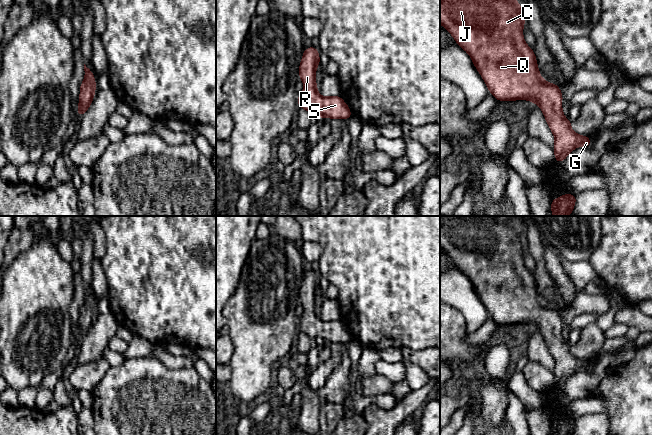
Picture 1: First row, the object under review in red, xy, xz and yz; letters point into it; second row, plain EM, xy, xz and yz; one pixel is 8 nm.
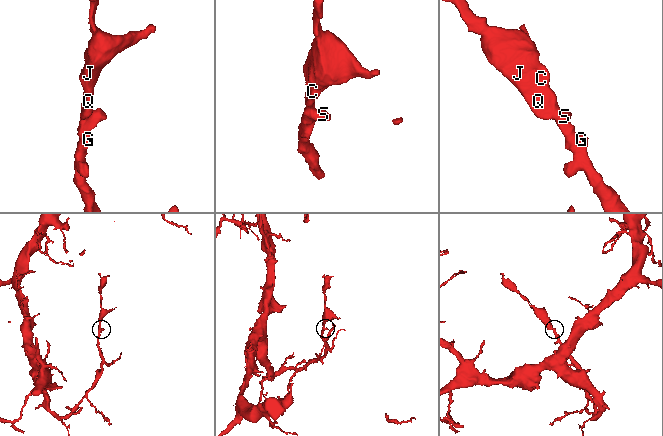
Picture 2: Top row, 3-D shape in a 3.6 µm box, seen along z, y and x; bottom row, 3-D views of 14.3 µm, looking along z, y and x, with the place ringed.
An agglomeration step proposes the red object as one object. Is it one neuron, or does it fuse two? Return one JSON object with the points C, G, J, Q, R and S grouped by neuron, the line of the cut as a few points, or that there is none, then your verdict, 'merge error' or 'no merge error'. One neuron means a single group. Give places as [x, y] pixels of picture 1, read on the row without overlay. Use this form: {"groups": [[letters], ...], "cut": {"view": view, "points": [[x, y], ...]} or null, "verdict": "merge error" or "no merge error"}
{"groups": [["C", "G", "J", "Q", "R", "S"]], "cut": null, "verdict": "no merge error"}

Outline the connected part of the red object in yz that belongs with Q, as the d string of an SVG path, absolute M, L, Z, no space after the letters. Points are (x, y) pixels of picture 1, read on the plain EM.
M440 216L440 248L469 278L489 316L496 324L528 324L540 331L555 362L553 372L556 386L563 386L575 372L590 370L589 361L575 357L571 353L571 345L565 342L562 335L563 319L560 312L556 308L546 306L540 299L536 280L523 261L525 241L516 222L498 222L494 216Z

